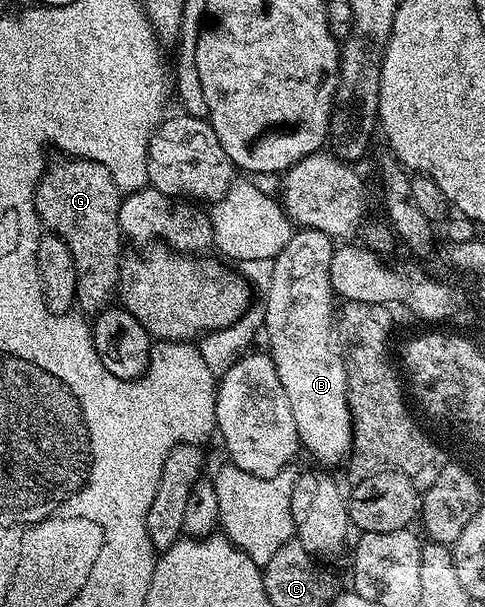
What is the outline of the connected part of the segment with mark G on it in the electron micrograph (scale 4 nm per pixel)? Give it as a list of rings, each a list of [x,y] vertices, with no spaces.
[[[59,159],[63,160],[57,161],[56,164],[48,163],[43,169],[43,176],[39,179],[39,185],[35,187],[35,209],[42,227],[48,233],[60,236],[65,242],[65,246],[69,246],[69,254],[73,254],[75,304],[78,307],[83,307],[84,313],[98,314],[112,303],[119,283],[119,265],[121,263],[119,202],[121,189],[117,186],[113,174],[109,174],[109,170],[105,170],[105,166],[101,166],[96,160]]]

